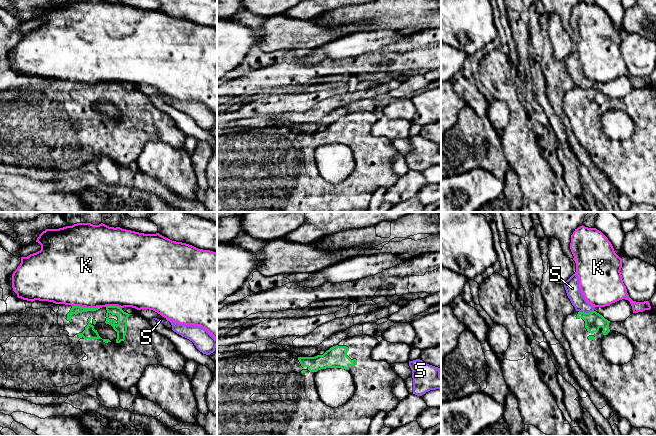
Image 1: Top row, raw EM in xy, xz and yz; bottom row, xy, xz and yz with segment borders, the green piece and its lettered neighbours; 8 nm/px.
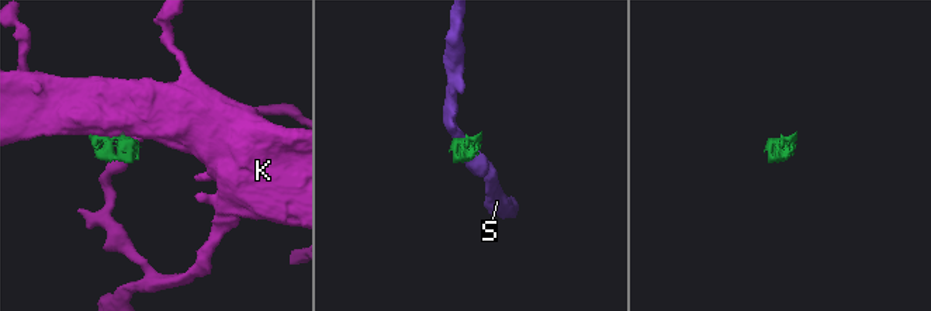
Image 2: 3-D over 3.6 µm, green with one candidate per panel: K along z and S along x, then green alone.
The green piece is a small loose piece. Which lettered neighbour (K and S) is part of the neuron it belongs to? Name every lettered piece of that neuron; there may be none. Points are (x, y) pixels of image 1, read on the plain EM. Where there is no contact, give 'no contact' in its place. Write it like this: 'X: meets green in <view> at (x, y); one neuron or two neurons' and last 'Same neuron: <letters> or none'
K: meets green in xy at (87, 84); two neurons
S: meets green in yz at (586, 89); two neurons
Same neuron: none

